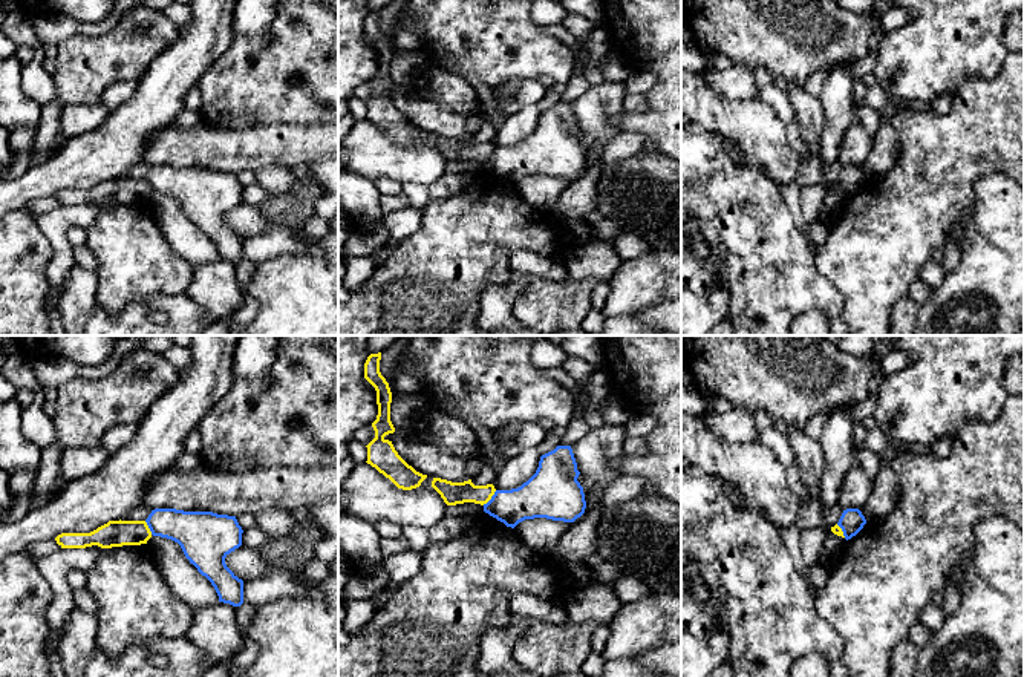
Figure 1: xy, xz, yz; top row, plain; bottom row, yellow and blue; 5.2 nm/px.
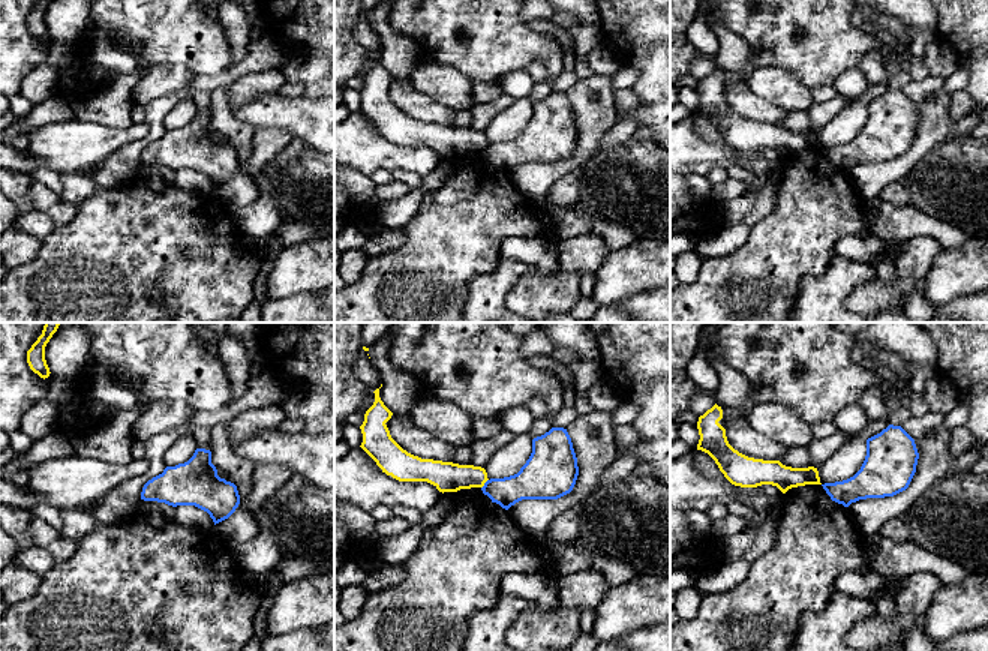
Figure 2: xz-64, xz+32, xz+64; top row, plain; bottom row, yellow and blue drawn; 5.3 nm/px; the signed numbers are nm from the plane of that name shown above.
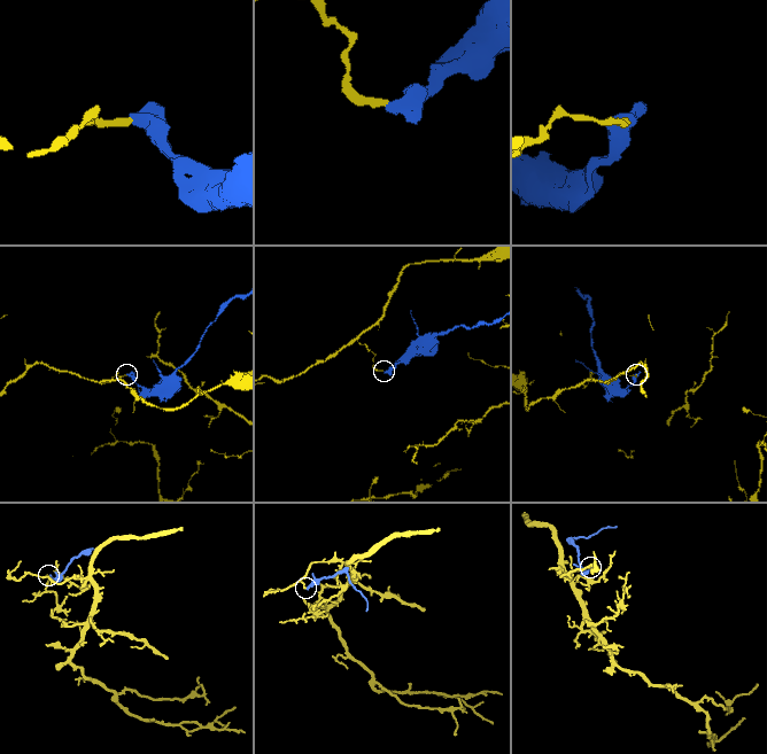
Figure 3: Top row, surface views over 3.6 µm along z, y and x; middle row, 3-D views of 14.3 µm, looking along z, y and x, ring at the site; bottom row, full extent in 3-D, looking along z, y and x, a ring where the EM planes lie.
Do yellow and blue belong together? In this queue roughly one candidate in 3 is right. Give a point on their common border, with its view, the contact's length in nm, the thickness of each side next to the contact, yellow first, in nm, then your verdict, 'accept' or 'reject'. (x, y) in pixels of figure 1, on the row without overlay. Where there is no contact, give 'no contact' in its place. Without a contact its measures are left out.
contact xz (490, 155); length 110 nm; calibres 120 and 200 nm; reject

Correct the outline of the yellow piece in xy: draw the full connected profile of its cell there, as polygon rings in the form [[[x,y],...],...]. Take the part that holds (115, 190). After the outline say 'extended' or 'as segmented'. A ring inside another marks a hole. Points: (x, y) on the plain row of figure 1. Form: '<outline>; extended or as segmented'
[[[109,178],[90,190],[61,190],[55,195],[61,205],[101,205],[147,201],[152,188],[145,178]]]; as segmented

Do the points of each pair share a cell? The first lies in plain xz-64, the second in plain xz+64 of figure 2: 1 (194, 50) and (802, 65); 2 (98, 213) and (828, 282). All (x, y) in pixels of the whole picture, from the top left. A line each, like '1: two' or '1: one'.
1: one
2: two

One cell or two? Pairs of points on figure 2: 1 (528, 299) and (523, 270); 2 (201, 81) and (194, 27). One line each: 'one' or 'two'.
1: two
2: two

